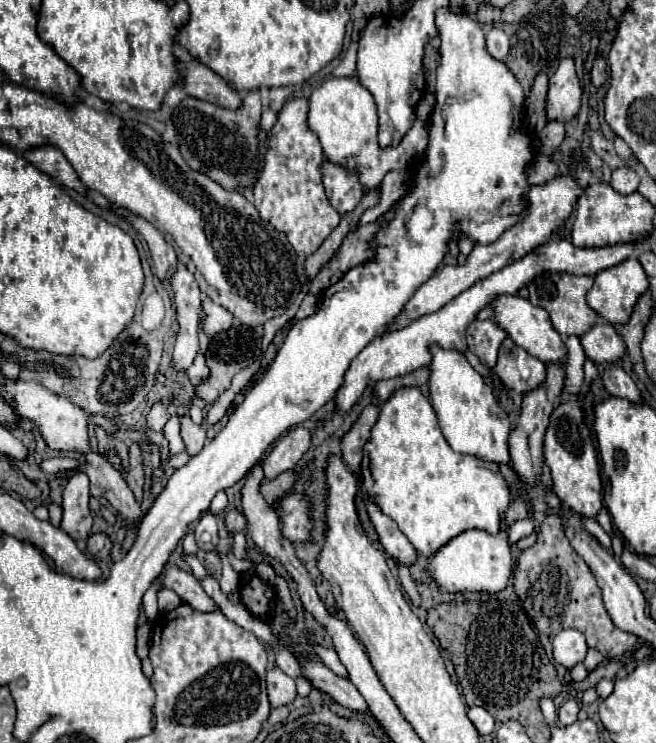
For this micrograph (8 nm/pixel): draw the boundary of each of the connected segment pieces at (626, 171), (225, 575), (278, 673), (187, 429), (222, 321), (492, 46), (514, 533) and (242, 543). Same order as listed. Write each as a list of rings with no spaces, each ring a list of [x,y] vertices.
[[[616,168],[612,172],[610,186],[616,192],[620,192],[620,194],[632,194],[632,192],[636,192],[638,184],[640,184],[640,178],[638,178],[638,174],[632,168]]]
[[[222,558],[222,574],[218,576],[218,582],[226,596],[230,596],[232,592],[238,590],[238,574],[232,570],[228,558]]]
[[[272,668],[266,674],[266,686],[268,686],[268,700],[270,700],[272,708],[288,706],[296,698],[294,678],[284,674],[280,668]]]
[[[184,416],[182,418],[182,428],[180,428],[180,436],[186,444],[186,452],[190,456],[196,456],[202,448],[204,448],[204,442],[206,442],[206,428],[204,426],[198,426],[190,420],[190,416]]]
[[[206,298],[206,300],[202,302],[202,308],[204,308],[204,312],[206,312],[204,332],[206,332],[208,336],[214,336],[214,334],[218,334],[220,330],[228,330],[228,328],[232,326],[232,318],[234,318],[234,316],[230,316],[230,312],[226,312],[226,308],[214,304],[210,298]]]
[[[490,28],[490,32],[486,34],[486,48],[488,52],[498,58],[498,60],[504,60],[504,56],[508,54],[510,46],[508,46],[508,36],[502,28]]]
[[[530,518],[516,520],[516,522],[510,526],[510,534],[508,534],[508,538],[510,538],[510,542],[512,542],[512,544],[516,544],[520,538],[530,536],[530,534],[532,534],[532,530],[534,530],[534,524],[532,524],[532,520],[530,520]]]
[[[242,532],[234,534],[234,555],[240,559],[247,558],[246,538],[244,538],[244,534],[242,534]]]

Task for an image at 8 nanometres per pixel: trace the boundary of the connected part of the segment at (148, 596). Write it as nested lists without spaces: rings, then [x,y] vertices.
[[[154,584],[154,586],[150,586],[148,590],[146,590],[146,594],[144,594],[144,598],[142,598],[142,608],[144,608],[144,614],[146,614],[146,618],[152,622],[152,620],[156,620],[159,612],[154,612],[154,606],[158,604],[156,602],[156,592],[158,590],[162,590],[162,586],[160,584]]]

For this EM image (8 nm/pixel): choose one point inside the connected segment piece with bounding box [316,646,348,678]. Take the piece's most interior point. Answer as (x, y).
(329, 657)

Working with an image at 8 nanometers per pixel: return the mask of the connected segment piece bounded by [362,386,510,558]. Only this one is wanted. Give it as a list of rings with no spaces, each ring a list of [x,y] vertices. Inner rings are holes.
[[[418,386],[398,388],[380,408],[378,422],[370,432],[370,440],[364,444],[366,456],[362,462],[362,486],[374,500],[380,504],[382,512],[394,518],[412,546],[424,554],[426,558],[432,556],[438,548],[442,548],[450,538],[478,528],[488,534],[496,534],[502,524],[502,514],[510,506],[510,490],[504,478],[498,472],[494,462],[480,462],[474,456],[458,454],[450,448],[444,440],[436,412],[430,400],[420,392]]]

